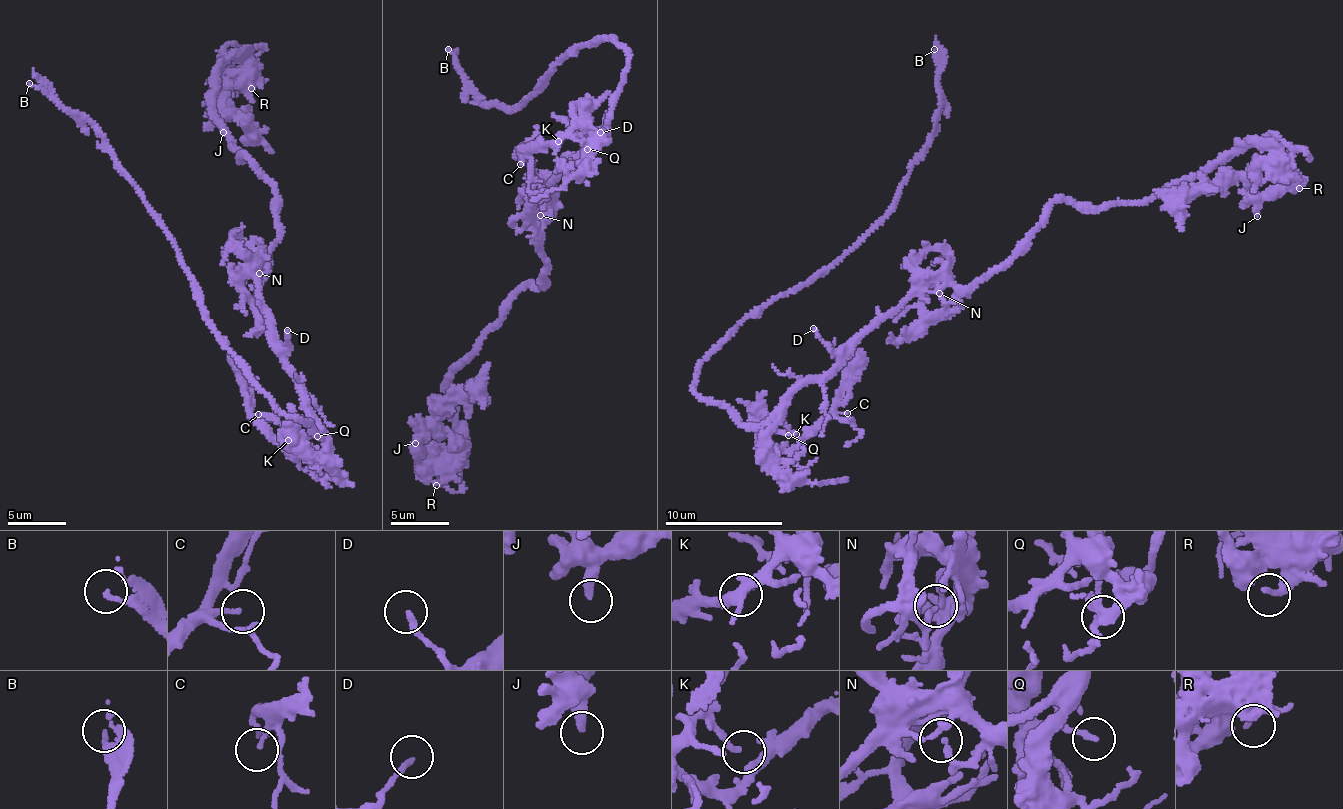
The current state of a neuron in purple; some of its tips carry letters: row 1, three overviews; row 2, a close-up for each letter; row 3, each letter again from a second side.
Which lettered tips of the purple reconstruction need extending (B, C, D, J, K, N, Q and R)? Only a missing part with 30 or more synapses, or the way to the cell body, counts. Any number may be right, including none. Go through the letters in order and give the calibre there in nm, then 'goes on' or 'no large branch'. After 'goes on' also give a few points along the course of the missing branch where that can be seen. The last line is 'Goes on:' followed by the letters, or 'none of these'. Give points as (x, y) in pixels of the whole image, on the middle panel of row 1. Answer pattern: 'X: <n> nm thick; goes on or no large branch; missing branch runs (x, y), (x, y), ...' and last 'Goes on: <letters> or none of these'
B: 140 nm thick; goes on
C: 160 nm thick; no large branch
D: 180 nm thick; no large branch
J: 360 nm thick; no large branch
K: 190 nm thick; no large branch
N: 130 nm thick; no large branch
Q: 180 nm thick; no large branch
R: 240 nm thick; no large branch
Goes on: B

